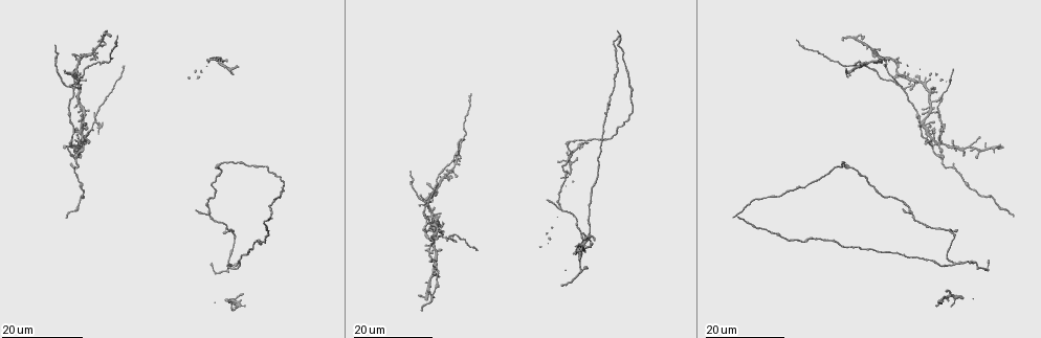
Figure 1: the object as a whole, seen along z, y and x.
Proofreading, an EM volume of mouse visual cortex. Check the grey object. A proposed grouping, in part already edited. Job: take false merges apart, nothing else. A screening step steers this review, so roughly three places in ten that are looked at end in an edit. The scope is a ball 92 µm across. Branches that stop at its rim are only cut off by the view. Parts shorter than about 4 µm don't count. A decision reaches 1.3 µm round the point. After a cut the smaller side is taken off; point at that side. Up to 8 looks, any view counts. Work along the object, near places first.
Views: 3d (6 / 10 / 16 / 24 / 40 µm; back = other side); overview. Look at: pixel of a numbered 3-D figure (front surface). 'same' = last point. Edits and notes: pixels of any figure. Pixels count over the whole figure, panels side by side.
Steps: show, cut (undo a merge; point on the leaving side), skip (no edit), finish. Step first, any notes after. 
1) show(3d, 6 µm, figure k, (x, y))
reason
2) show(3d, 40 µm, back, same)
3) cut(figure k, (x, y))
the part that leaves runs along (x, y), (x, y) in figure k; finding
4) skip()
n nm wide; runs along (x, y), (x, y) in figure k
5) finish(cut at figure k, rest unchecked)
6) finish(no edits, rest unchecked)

show(3d, 16 µm, figure 1, (72, 156))
two arms in line, one across

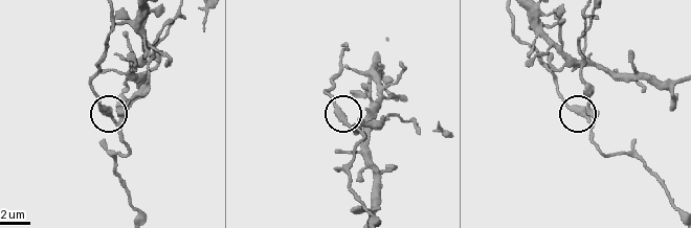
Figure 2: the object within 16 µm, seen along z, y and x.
show(3d, 10 µm, figure 2, (347, 123))

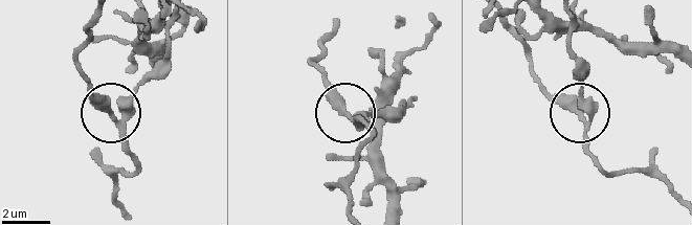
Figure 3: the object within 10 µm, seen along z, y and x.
show(3d, 10 µm, back, figure 3, (579, 113))

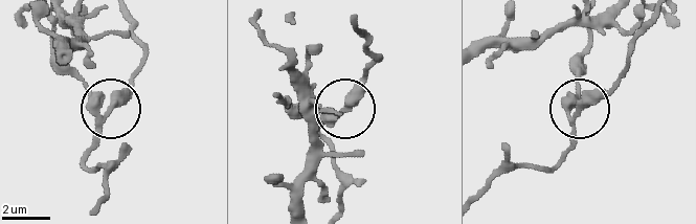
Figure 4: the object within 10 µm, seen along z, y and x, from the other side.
cut(figure 4, (84, 80))
3 arms; the part that leaves runs along (332, 118), (279, 96) in figure 4; a second neuron is stuck on

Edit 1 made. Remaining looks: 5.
show(3d, 16 µm, figure 1, (209, 212))
three-way junction

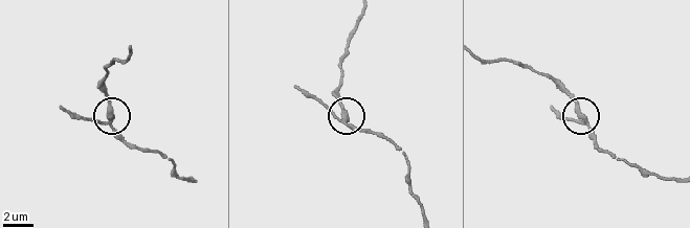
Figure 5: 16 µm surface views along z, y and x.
show(3d, 10 µm, figure 5, (586, 120))
zoom in

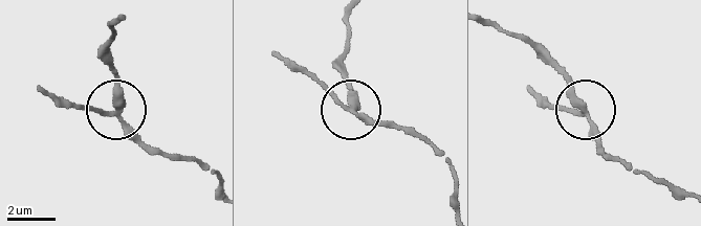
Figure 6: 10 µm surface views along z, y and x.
show(3d, 10 µm, back, figure 6, (582, 107))

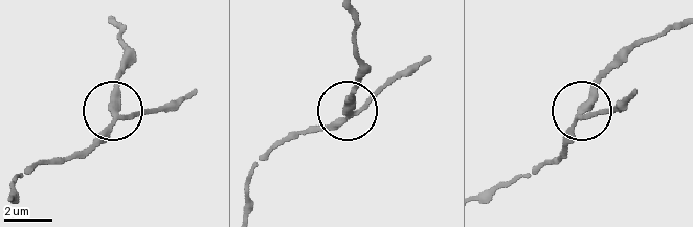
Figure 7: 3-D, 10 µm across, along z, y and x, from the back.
cut(figure 7, (117, 83))
3 arms; the part that leaves runs along (115, 112), (121, 53), (115, 24) in figure 7; two neurons meet here

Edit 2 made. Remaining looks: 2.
finish(cut at figure 4, cut at figure 7, rest unchecked)

